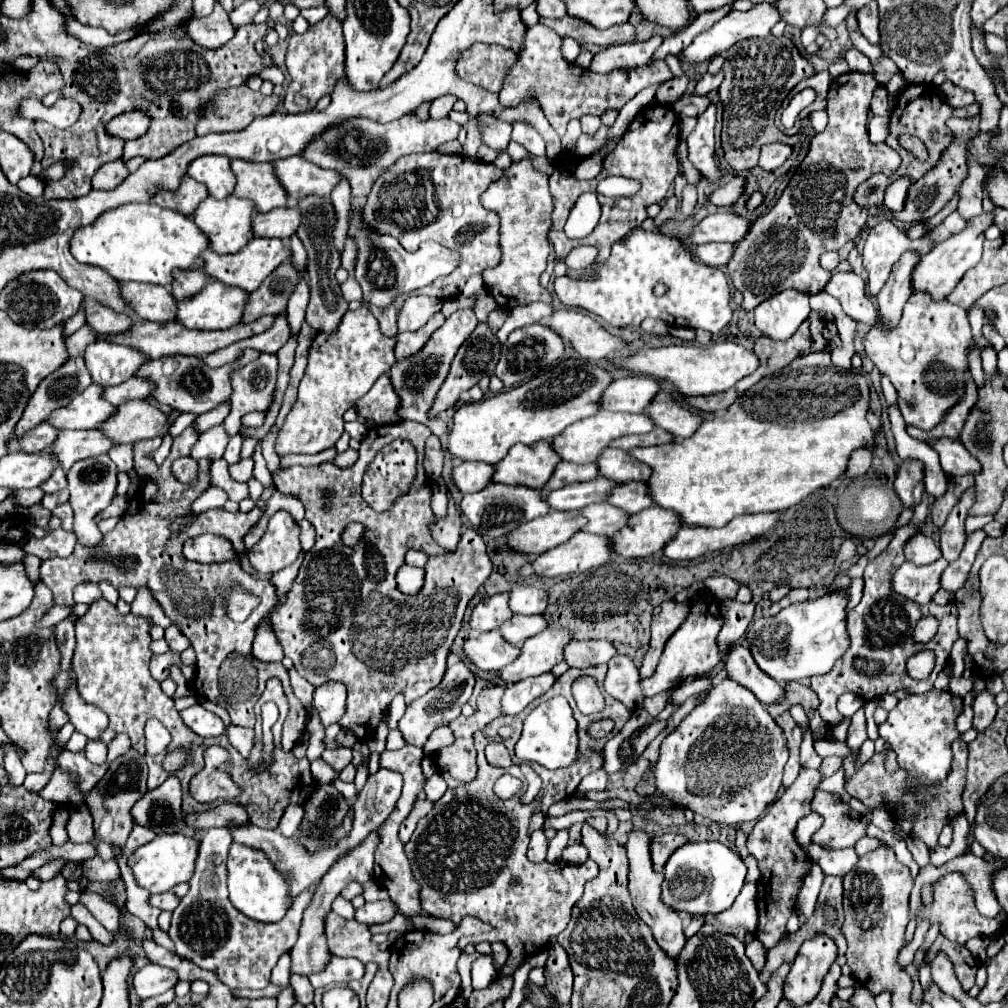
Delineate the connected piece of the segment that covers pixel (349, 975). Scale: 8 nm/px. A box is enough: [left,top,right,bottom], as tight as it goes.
[310,958,364,988]

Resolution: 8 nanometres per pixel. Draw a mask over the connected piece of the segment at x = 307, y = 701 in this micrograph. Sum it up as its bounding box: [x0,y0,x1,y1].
[290,668,314,712]

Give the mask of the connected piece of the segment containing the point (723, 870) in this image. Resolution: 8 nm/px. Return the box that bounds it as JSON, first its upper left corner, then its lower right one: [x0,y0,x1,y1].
[662,842,746,916]

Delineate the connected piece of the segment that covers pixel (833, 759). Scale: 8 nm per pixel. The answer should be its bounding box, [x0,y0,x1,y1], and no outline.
[820,756,842,776]

